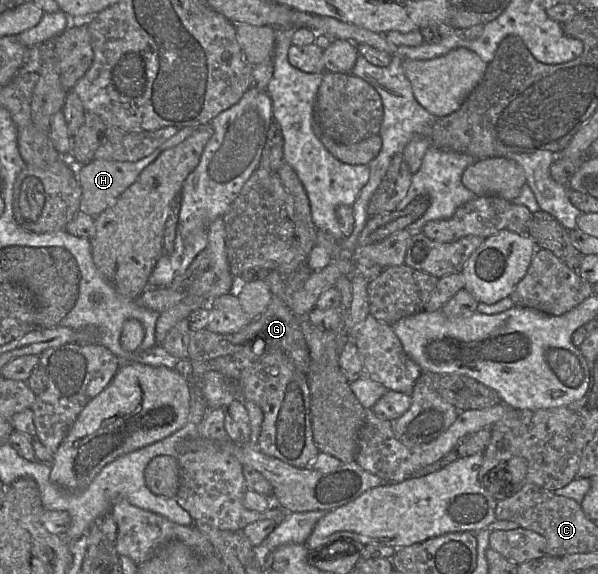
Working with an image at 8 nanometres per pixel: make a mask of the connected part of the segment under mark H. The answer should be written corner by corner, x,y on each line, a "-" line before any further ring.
183,127
179,129
150,155
135,162
94,159
85,165
77,166
77,176
81,188
80,210
91,217
97,217
117,201
119,196
137,179
142,170
152,163
160,153
184,141
194,132
195,128

